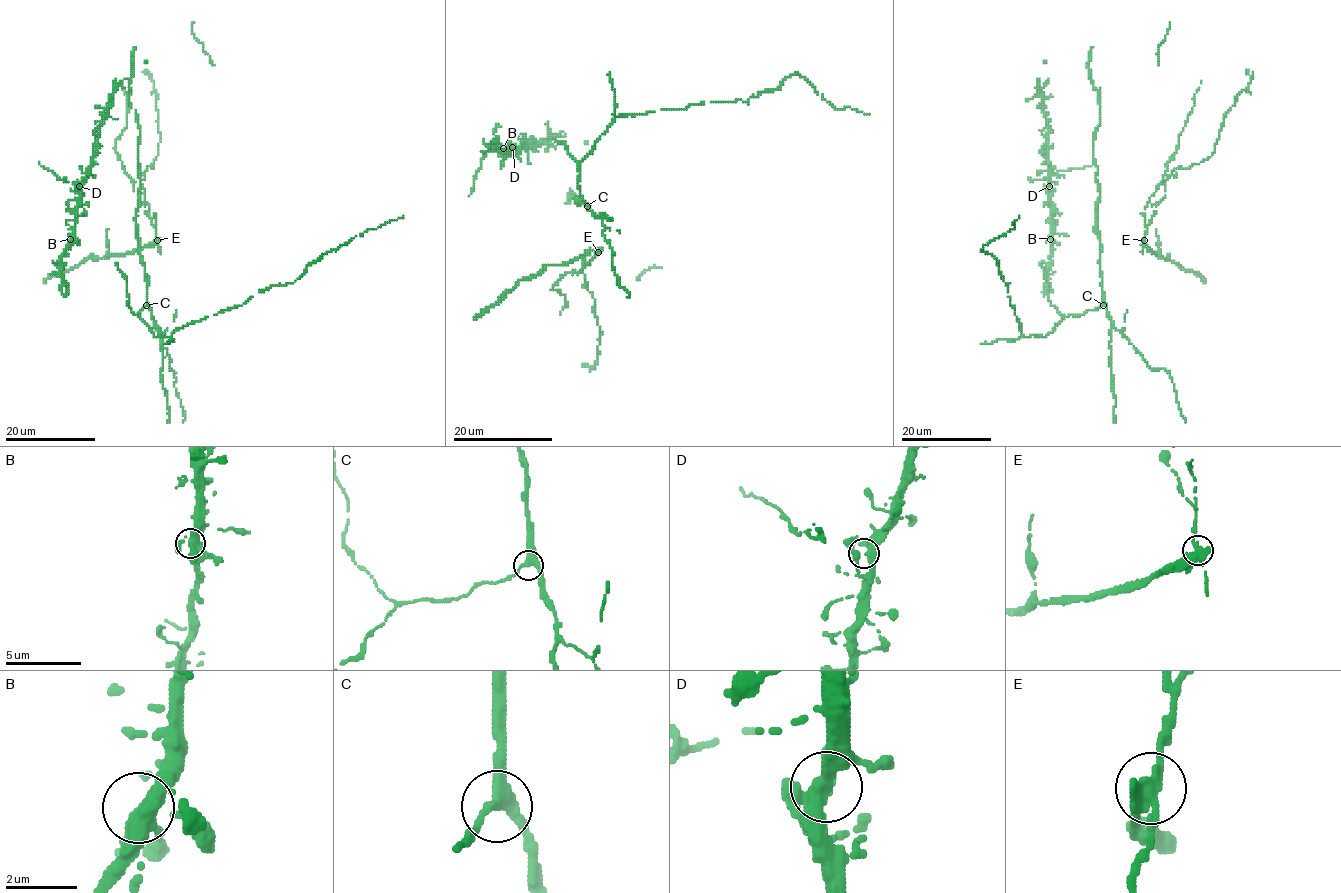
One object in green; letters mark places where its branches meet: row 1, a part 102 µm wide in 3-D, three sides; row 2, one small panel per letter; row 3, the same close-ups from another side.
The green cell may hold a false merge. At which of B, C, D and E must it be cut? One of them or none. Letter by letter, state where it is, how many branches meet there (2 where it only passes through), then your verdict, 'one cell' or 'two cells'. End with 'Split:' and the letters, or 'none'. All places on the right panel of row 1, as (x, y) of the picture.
B: at (1050, 239); 4 branches meet; one cell
C: at (1103, 305); 3 branches meet; one cell
D: at (1049, 186); 3 branches meet; one cell
E: at (1144, 240); 3 branches meet; two cells
Split: E

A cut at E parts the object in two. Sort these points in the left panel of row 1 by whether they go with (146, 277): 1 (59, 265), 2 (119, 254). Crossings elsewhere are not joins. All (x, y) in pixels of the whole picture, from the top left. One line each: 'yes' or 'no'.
1: yes
2: no

